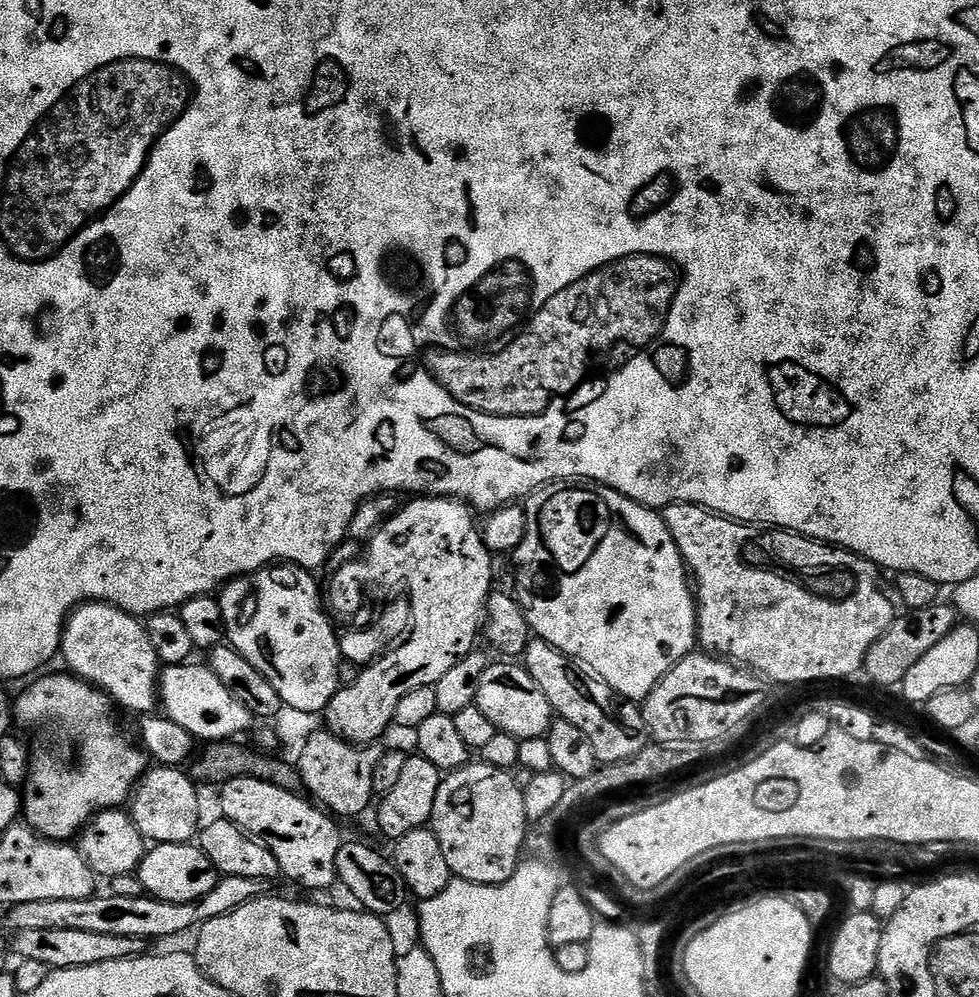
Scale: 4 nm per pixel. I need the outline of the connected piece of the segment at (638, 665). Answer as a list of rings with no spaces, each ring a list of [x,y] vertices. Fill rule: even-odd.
[[[596,484],[594,491],[596,496],[588,492],[568,492],[566,489],[556,492],[548,488],[548,494],[554,496],[546,504],[544,512],[538,516],[540,528],[534,530],[534,538],[538,542],[536,546],[544,554],[548,554],[550,558],[562,556],[562,566],[576,570],[582,562],[586,562],[594,542],[610,524],[610,534],[614,534],[614,538],[610,538],[610,568],[608,576],[604,570],[602,590],[558,590],[556,596],[524,596],[518,603],[533,637],[544,640],[560,652],[565,652],[567,656],[586,662],[586,666],[594,670],[596,676],[601,676],[614,691],[626,699],[643,702],[654,690],[656,683],[697,647],[698,604],[690,587],[689,573],[680,556],[680,547],[674,542],[668,527],[664,525],[663,515],[602,484]],[[572,540],[578,542],[574,548]]]

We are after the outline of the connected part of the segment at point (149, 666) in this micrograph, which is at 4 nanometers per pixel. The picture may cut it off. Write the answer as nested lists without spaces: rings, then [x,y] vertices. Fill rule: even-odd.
[[[85,602],[72,609],[71,616],[64,621],[64,633],[60,639],[59,655],[68,663],[67,671],[73,676],[92,684],[104,692],[113,705],[137,714],[152,714],[158,708],[158,685],[162,665],[148,637],[148,629],[137,617],[131,616],[113,604]]]

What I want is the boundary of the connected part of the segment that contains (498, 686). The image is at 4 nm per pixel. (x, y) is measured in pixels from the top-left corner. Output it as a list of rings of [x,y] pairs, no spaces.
[[[489,663],[477,682],[475,708],[482,710],[490,722],[494,722],[497,732],[505,732],[521,741],[526,738],[547,737],[548,727],[552,724],[554,713],[550,702],[546,702],[546,694],[542,694],[542,686],[530,678],[530,674],[519,663]]]

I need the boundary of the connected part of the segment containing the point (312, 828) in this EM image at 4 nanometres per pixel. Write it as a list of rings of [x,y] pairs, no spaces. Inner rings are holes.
[[[234,778],[223,784],[219,792],[219,815],[225,820],[234,822],[249,836],[256,837],[261,844],[271,850],[274,858],[278,858],[278,866],[285,877],[288,875],[294,883],[301,884],[304,888],[328,888],[331,884],[337,883],[336,859],[342,837],[336,829],[337,821],[327,811],[321,810],[304,796],[295,796],[286,790],[278,790],[278,786],[270,786],[270,782],[258,782],[254,778]]]

